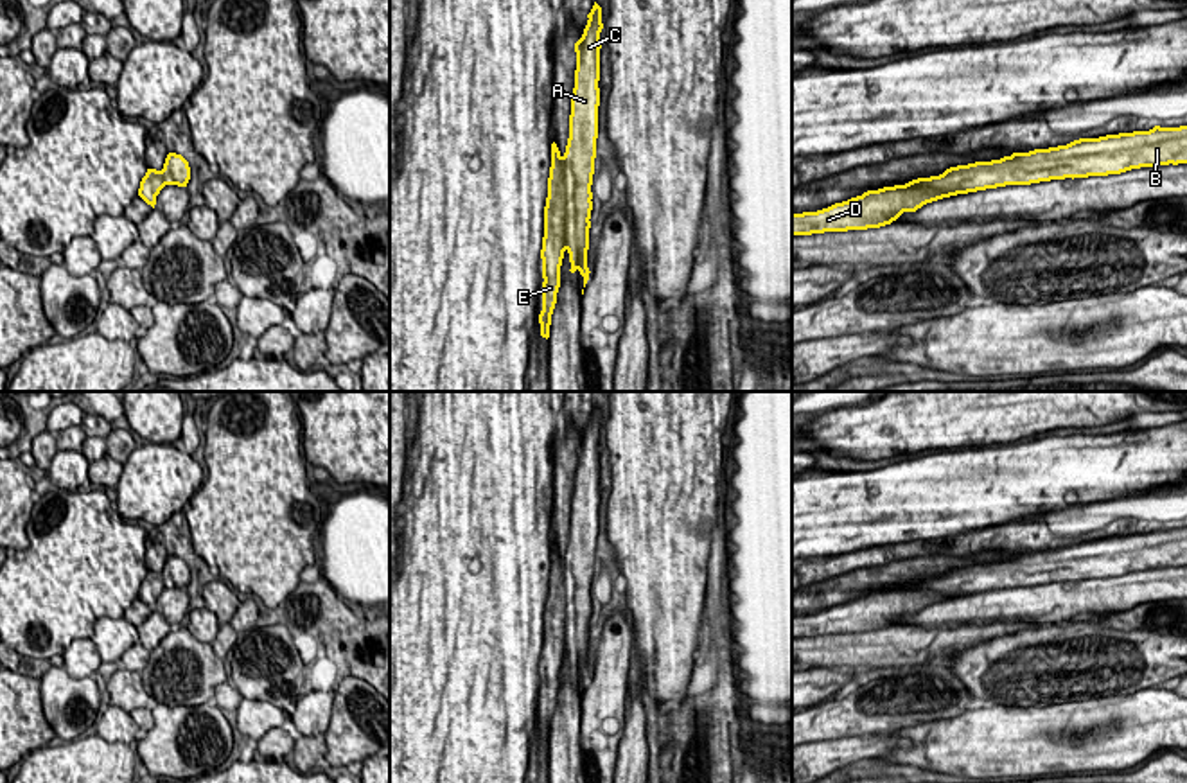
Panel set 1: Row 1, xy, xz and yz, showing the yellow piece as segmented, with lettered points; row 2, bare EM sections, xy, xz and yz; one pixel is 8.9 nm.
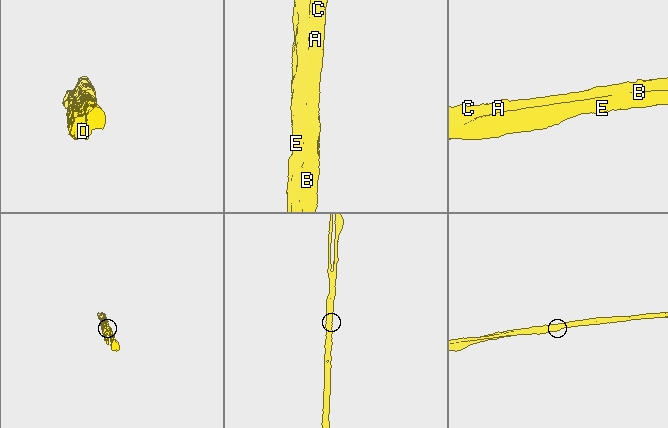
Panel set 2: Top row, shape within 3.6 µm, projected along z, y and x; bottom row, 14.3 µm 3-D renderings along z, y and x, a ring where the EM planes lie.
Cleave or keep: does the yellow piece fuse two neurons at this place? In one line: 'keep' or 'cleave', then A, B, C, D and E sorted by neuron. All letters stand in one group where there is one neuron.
cleave; A B C / D E

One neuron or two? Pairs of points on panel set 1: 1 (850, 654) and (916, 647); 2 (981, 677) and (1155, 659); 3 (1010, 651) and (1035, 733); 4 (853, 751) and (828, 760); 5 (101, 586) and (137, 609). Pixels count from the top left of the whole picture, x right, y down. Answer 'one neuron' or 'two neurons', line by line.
1: one neuron
2: one neuron
3: two neurons
4: one neuron
5: two neurons

